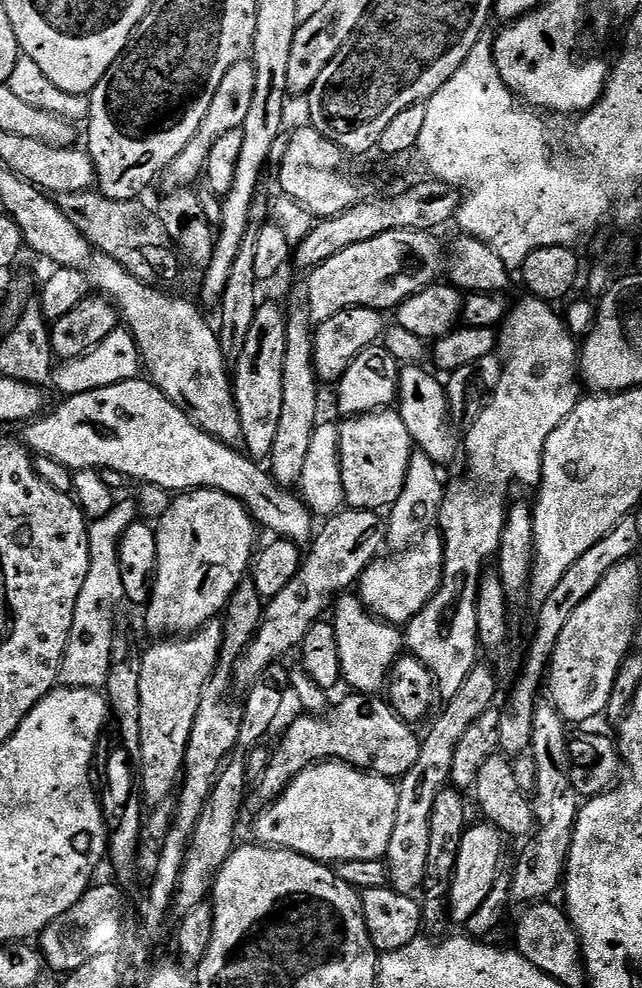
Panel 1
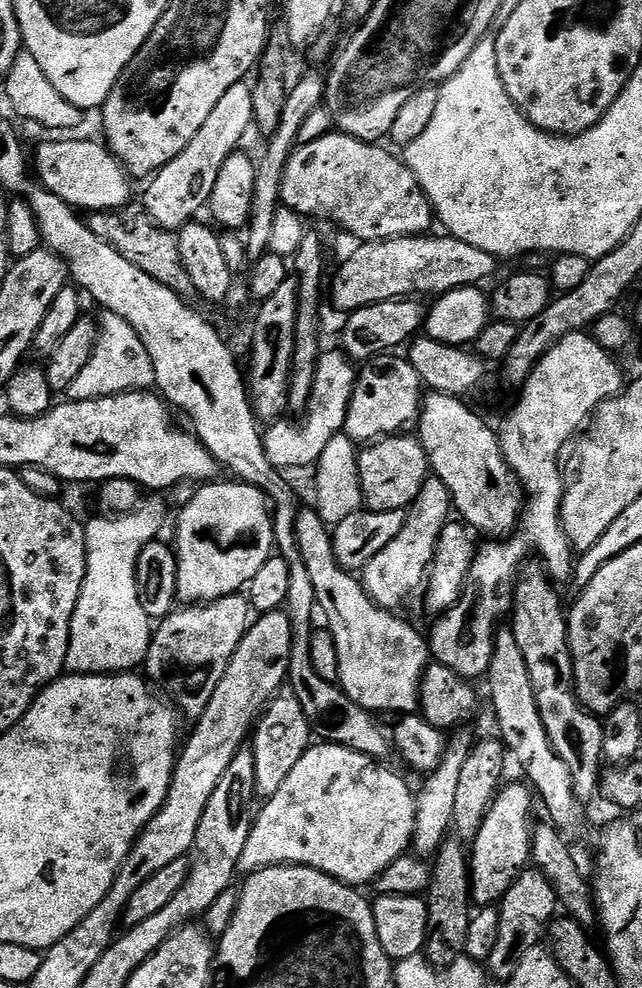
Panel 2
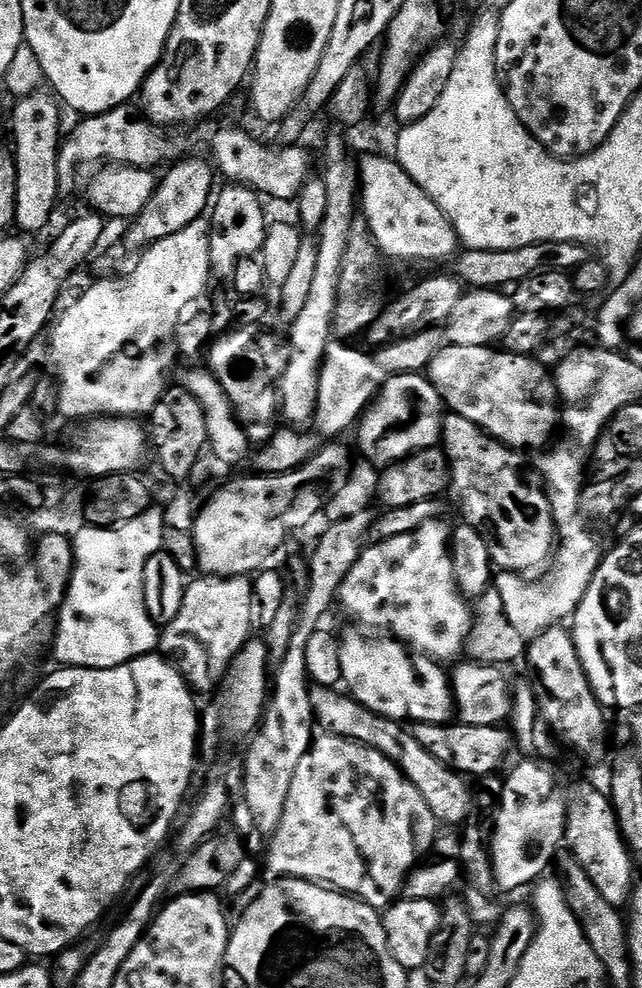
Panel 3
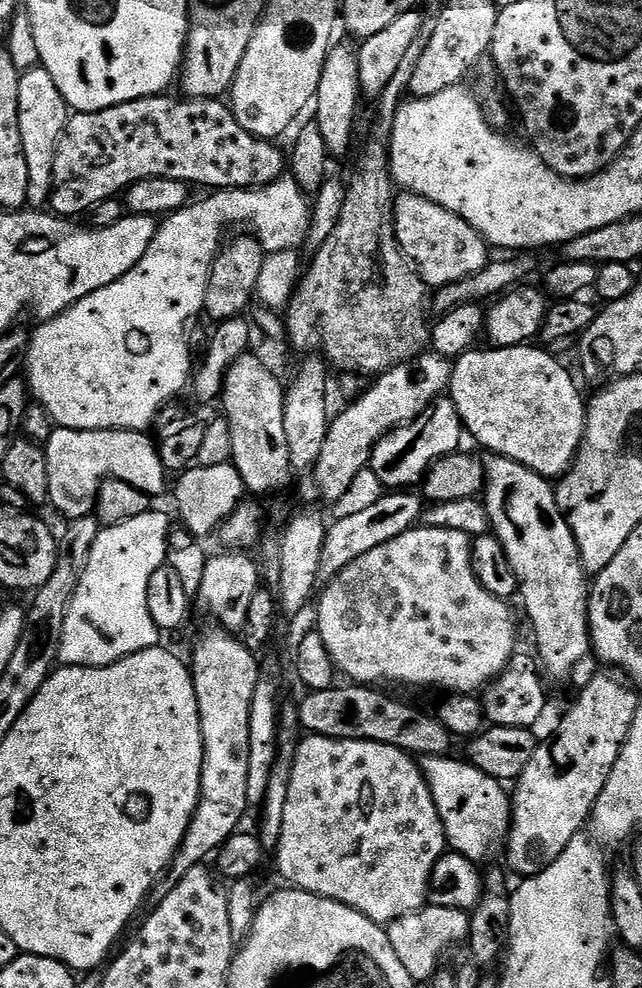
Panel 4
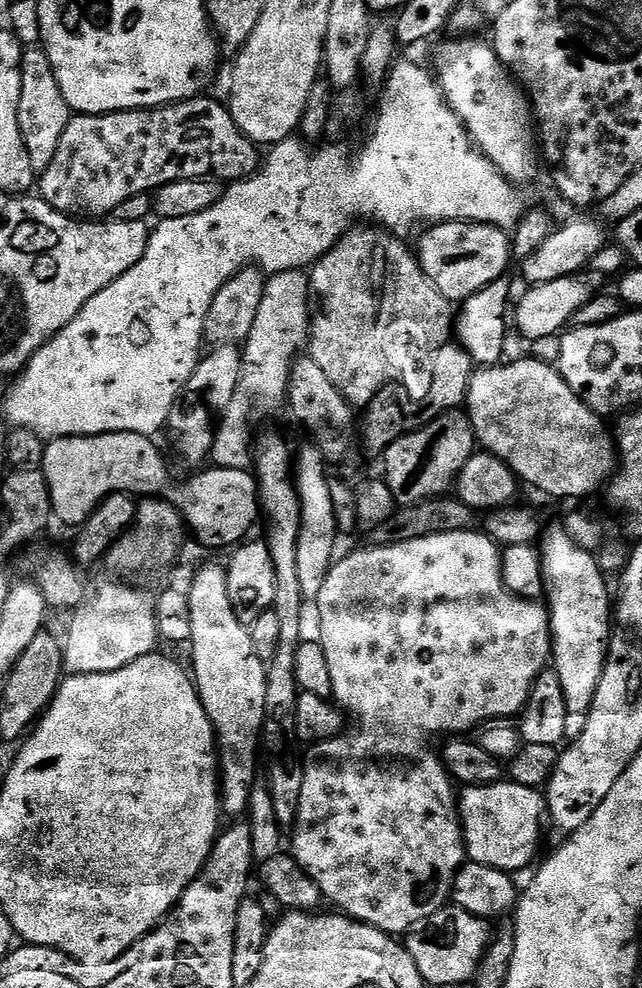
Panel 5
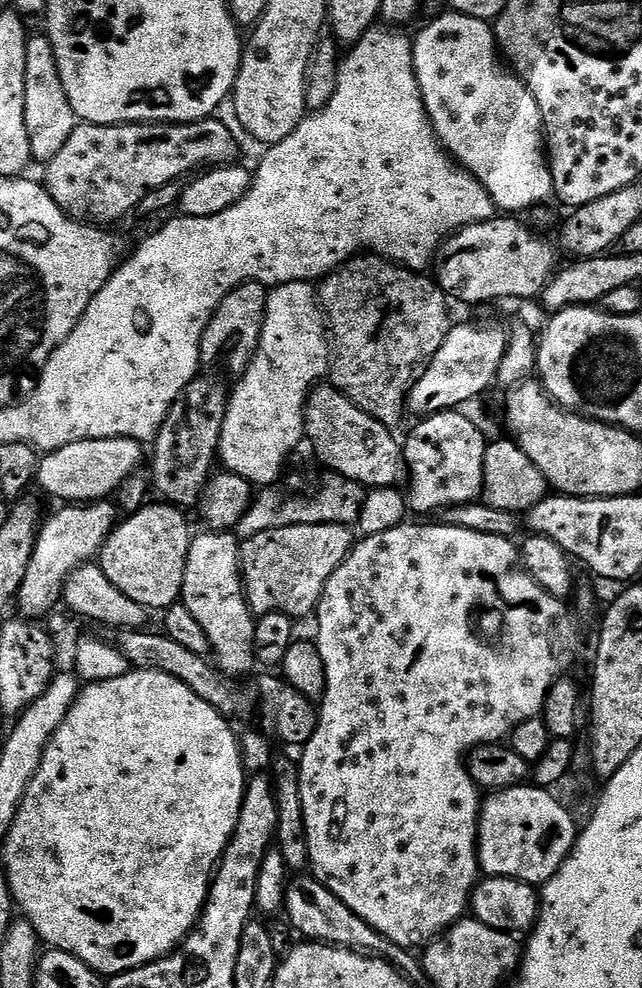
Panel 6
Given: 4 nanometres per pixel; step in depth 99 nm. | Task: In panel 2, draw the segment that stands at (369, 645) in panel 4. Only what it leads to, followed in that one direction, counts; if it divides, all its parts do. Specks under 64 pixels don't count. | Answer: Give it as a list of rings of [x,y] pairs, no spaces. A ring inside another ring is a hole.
[[[435,478],[425,480],[416,500],[407,509],[404,529],[398,534],[398,538],[394,538],[394,542],[390,542],[386,550],[378,550],[378,554],[374,554],[374,558],[370,558],[370,562],[362,569],[364,589],[375,604],[389,610],[400,610],[404,604],[404,596],[410,595],[419,584],[421,587],[425,583],[432,560],[436,556],[436,544],[440,541],[440,531],[450,522],[448,512],[450,513],[450,501],[446,486]]]

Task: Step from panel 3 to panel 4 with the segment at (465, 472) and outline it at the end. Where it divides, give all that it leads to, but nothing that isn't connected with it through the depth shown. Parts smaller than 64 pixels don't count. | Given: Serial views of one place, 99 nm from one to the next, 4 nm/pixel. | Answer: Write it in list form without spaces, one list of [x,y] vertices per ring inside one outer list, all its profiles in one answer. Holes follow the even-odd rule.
[[[488,454],[482,460],[484,485],[482,503],[488,515],[488,527],[502,546],[510,562],[512,574],[517,580],[518,594],[522,596],[526,614],[530,620],[536,646],[545,673],[556,680],[566,679],[574,668],[591,653],[591,632],[588,622],[588,575],[580,564],[580,552],[573,531],[563,513],[559,495],[547,477],[540,476],[521,463],[505,456]]]

